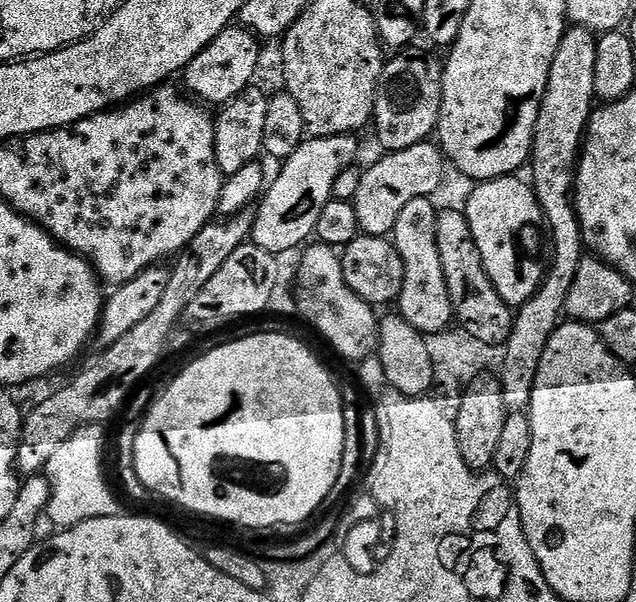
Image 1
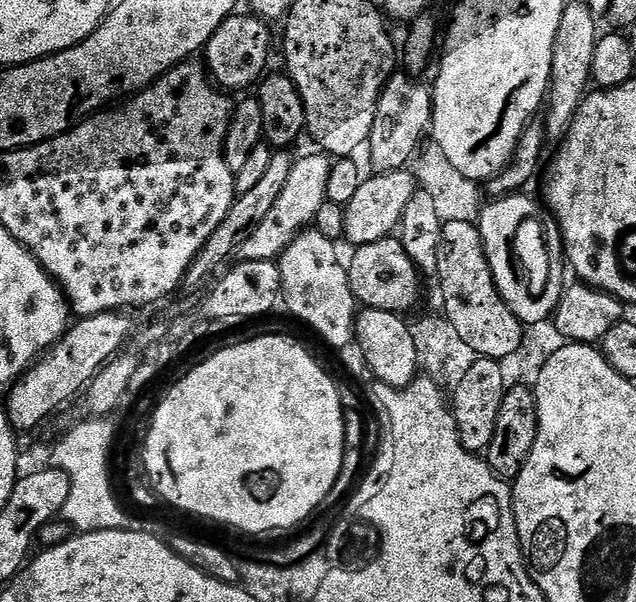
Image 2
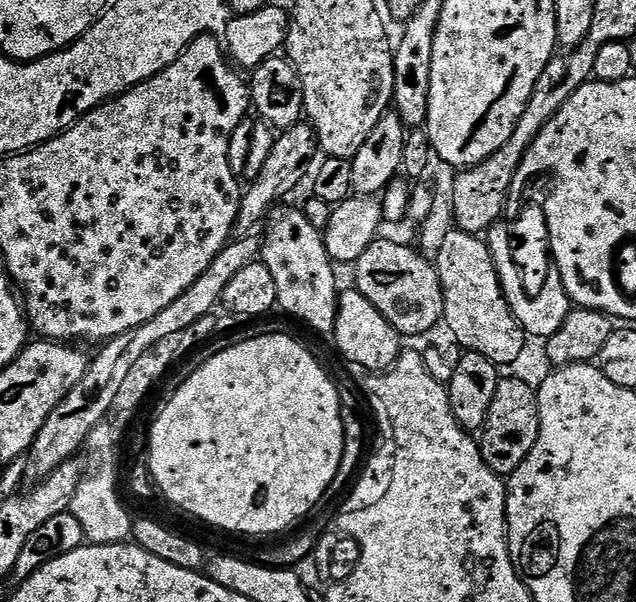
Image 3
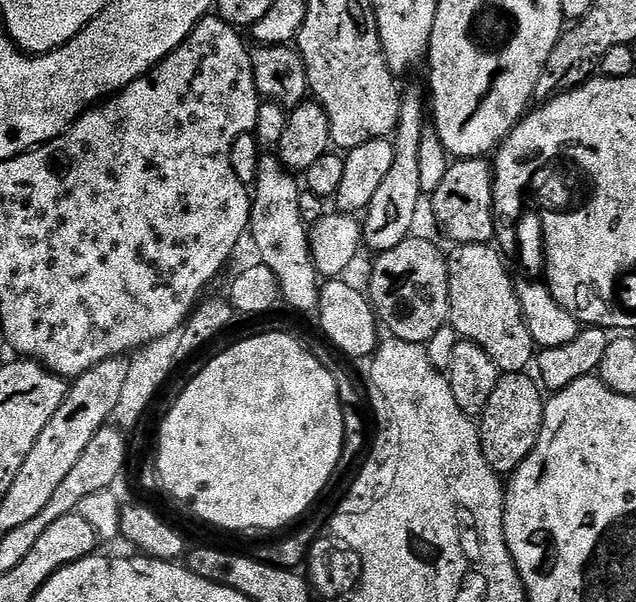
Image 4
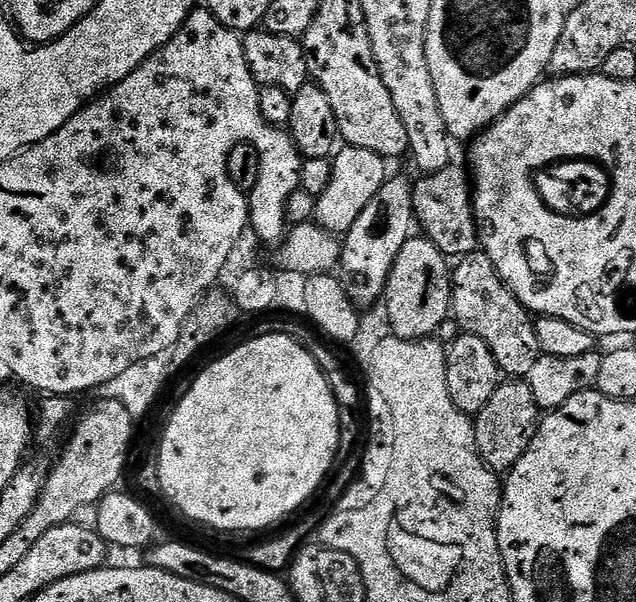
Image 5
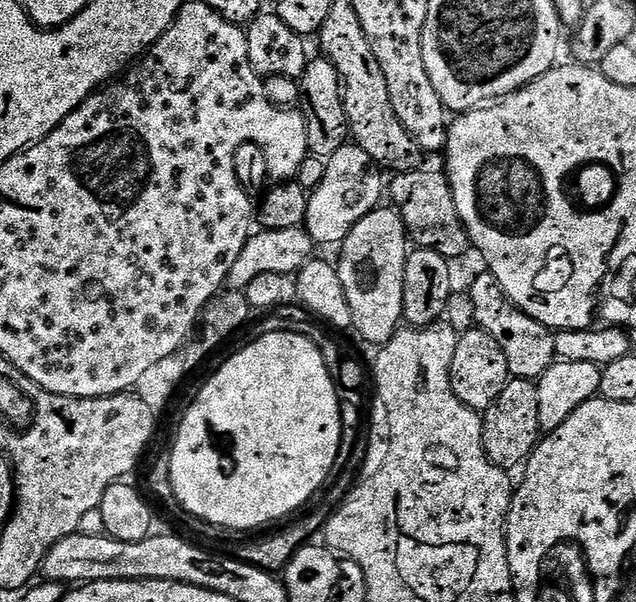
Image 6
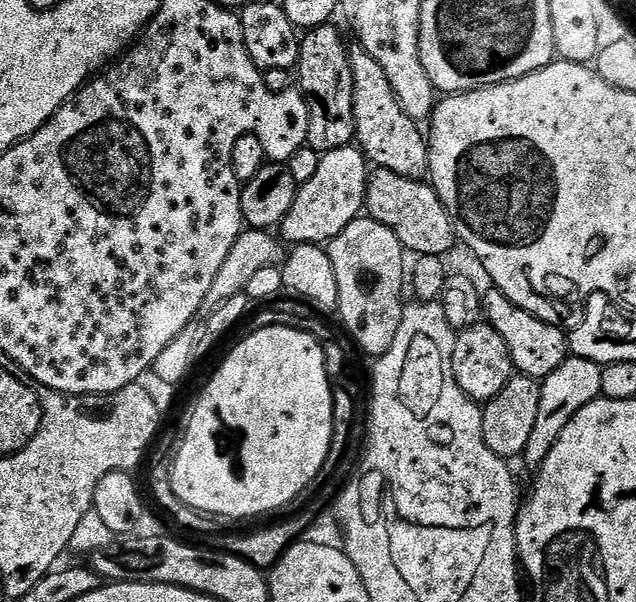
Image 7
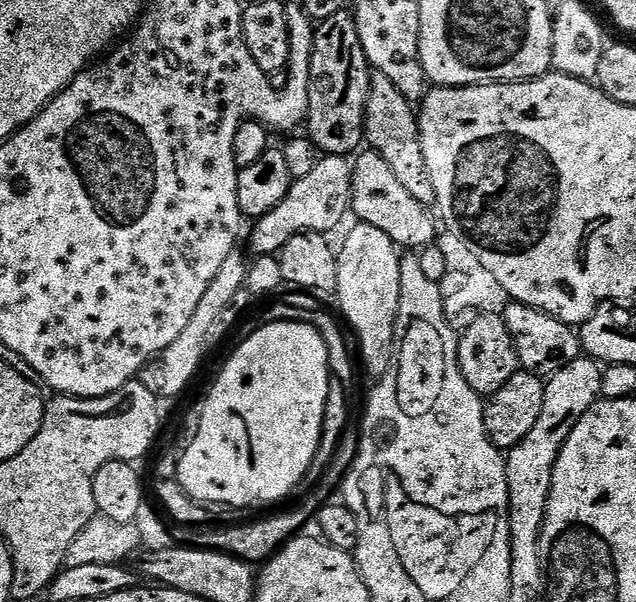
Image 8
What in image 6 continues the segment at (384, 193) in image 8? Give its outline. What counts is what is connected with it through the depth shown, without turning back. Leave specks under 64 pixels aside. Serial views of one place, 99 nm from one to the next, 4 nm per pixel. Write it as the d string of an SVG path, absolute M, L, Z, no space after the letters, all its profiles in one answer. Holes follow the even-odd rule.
M409 170L391 177L393 179L390 180L390 196L392 192L393 200L391 203L404 219L404 227L407 228L409 237L419 247L433 248L438 254L449 258L460 256L464 251L469 251L470 241L462 218L458 216L448 177L443 171L420 171Z

